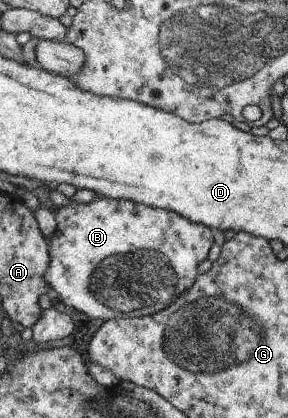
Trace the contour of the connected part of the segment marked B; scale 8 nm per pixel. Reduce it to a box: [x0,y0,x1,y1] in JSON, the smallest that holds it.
[44,198,213,323]

